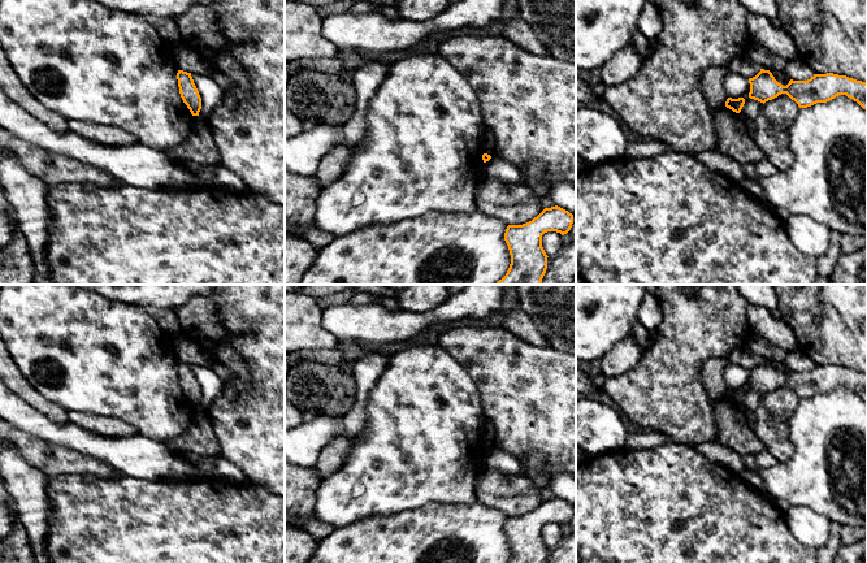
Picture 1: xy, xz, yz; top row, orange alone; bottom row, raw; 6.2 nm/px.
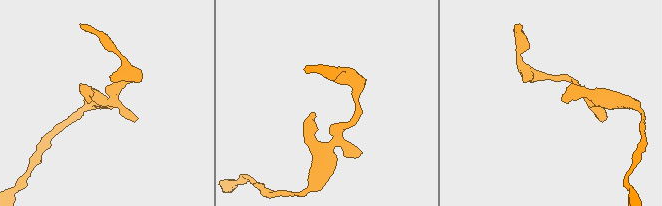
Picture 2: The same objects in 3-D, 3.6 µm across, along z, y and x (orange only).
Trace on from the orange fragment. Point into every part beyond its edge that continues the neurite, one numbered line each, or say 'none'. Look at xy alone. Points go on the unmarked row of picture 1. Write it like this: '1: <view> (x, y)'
none

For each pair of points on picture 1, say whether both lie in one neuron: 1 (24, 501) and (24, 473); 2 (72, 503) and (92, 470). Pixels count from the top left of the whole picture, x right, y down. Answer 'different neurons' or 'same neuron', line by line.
1: same neuron
2: different neurons

